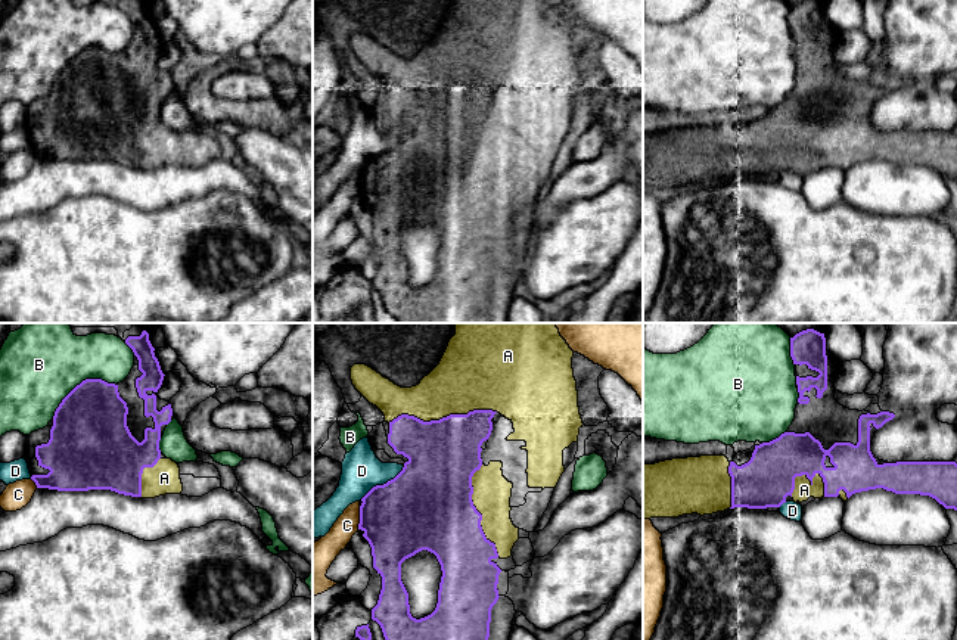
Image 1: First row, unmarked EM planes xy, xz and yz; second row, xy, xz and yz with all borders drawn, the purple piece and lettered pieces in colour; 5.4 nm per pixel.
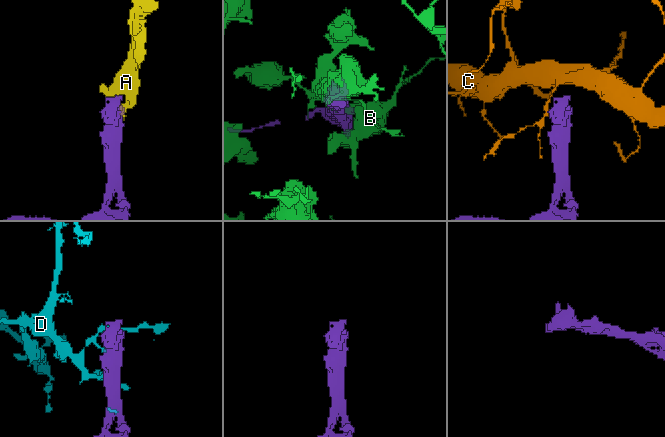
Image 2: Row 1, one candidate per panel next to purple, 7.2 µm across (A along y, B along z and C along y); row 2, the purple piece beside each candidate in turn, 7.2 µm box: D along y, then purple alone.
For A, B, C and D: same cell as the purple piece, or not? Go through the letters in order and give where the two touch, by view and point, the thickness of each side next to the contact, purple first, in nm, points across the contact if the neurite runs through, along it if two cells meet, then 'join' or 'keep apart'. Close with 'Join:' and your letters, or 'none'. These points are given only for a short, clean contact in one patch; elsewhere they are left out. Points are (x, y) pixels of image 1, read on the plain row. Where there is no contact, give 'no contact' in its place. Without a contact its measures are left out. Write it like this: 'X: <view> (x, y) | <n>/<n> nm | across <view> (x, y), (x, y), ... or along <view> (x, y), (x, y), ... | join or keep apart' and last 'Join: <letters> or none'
A: xz (443, 87) | 380/340 nm | join
B: xy (81, 52) | 400/420 nm | keep apart
C: xz (360, 188) | 420/140 nm | along xz (360, 176), (357, 198) | keep apart
D: xz (384, 154) | 460/220 nm | keep apart
Join: A

